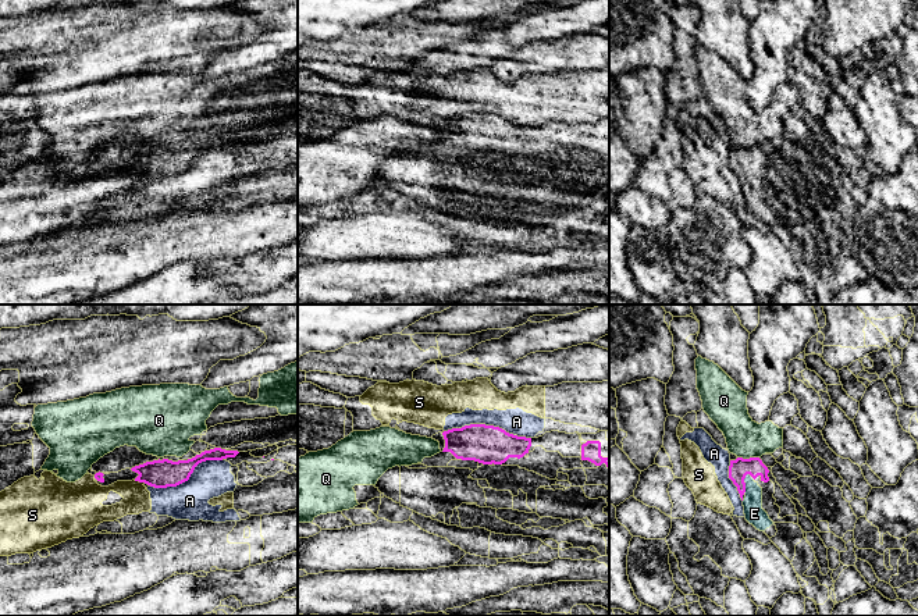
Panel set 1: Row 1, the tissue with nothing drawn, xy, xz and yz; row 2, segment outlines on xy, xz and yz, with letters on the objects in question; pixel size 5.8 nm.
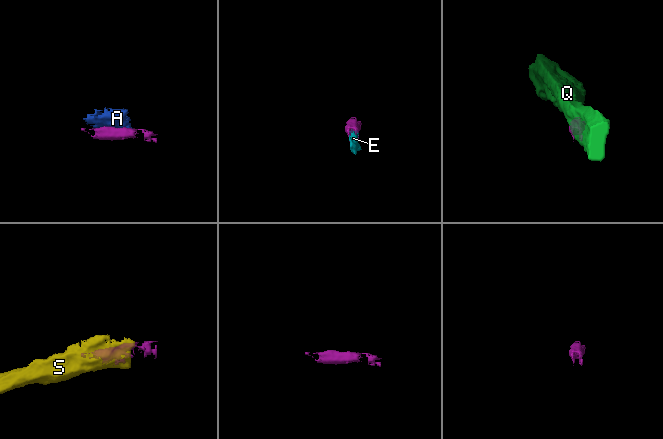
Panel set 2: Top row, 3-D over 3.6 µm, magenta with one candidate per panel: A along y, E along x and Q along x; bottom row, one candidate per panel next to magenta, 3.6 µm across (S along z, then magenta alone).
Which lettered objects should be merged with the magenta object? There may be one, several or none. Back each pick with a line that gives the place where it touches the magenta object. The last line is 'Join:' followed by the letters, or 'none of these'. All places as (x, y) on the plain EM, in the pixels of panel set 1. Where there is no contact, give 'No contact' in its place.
E: Touches magenta at yz (744, 171)
Join: E

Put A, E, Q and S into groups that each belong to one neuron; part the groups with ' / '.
A S / E / Q

